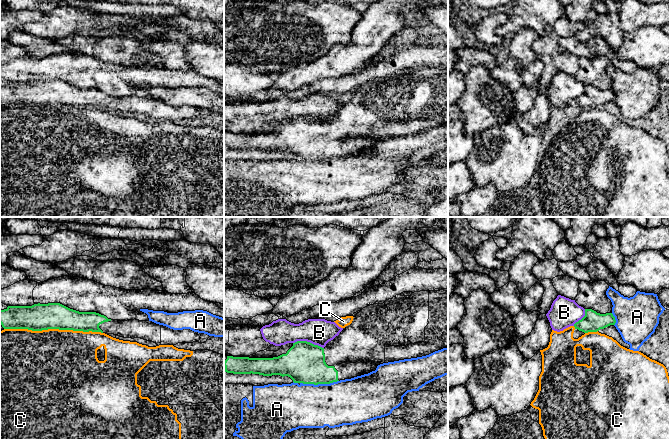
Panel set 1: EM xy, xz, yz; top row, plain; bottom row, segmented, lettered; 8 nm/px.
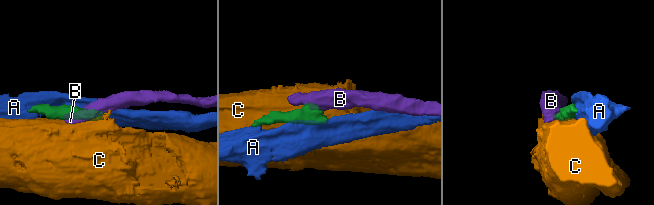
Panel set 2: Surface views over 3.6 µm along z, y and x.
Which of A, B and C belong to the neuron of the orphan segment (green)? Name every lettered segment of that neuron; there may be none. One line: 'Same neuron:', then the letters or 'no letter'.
Same neuron: no letter

